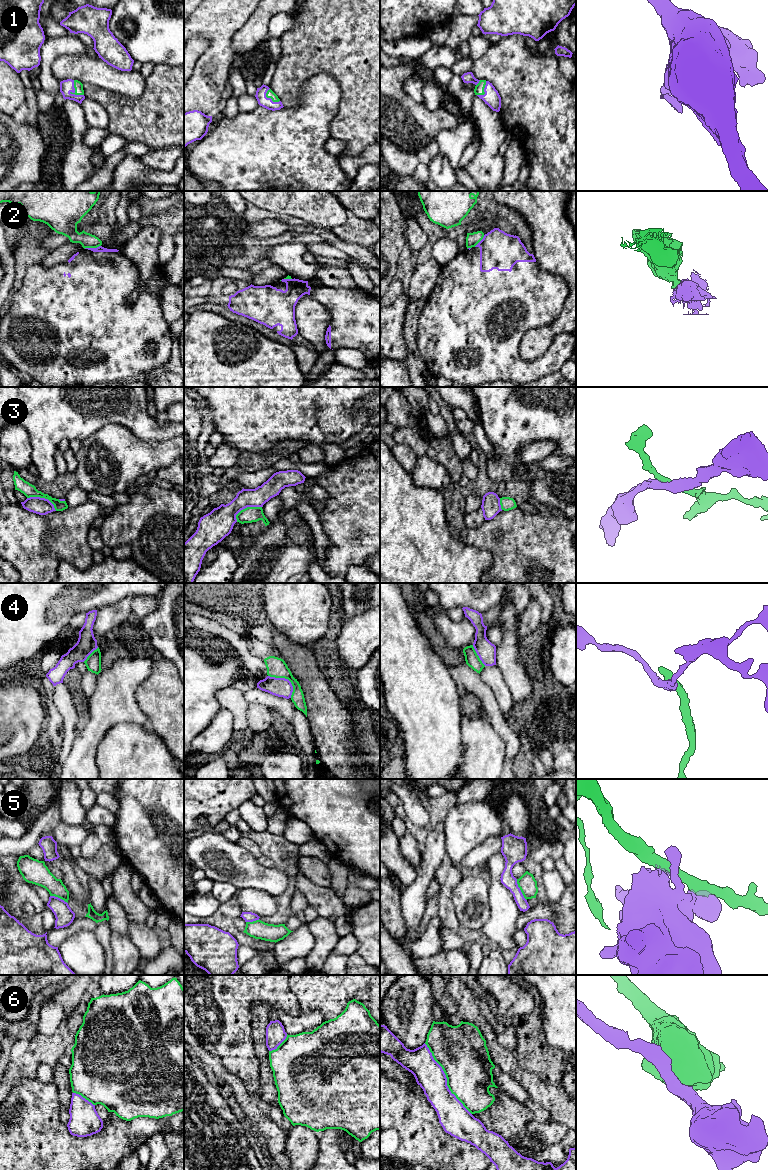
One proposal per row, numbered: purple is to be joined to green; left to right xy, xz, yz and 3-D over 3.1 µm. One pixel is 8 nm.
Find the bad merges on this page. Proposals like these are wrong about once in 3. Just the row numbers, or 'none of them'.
2, 3, 4, 5, 6

